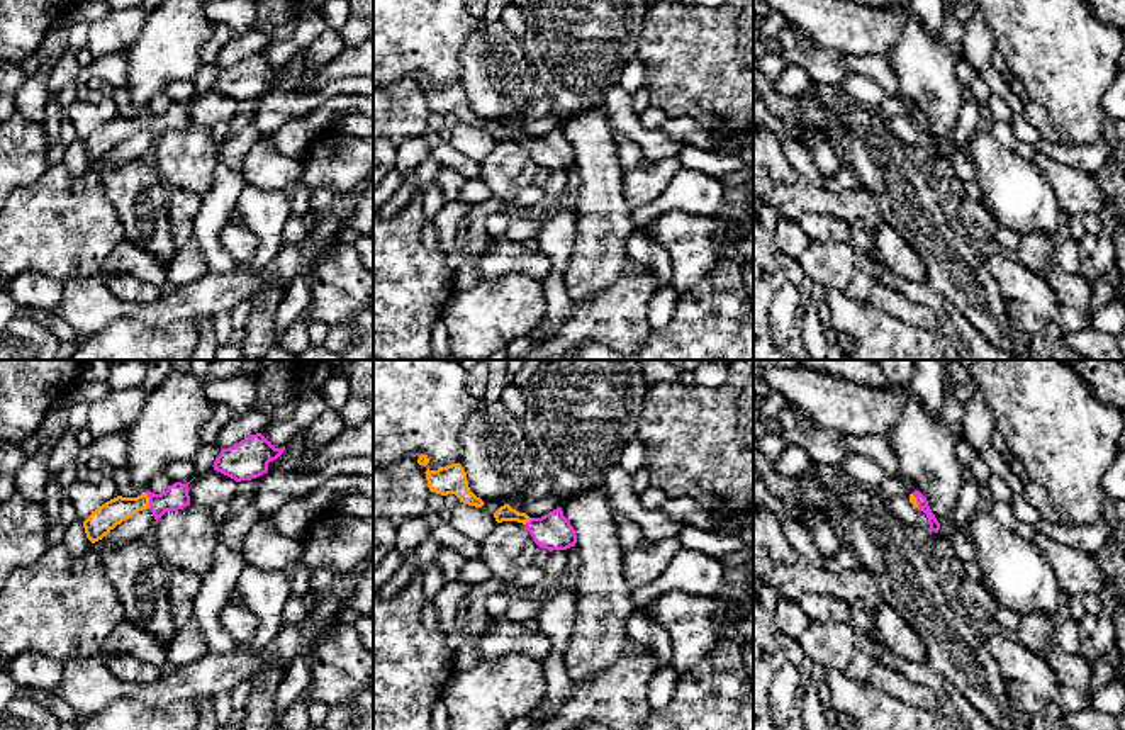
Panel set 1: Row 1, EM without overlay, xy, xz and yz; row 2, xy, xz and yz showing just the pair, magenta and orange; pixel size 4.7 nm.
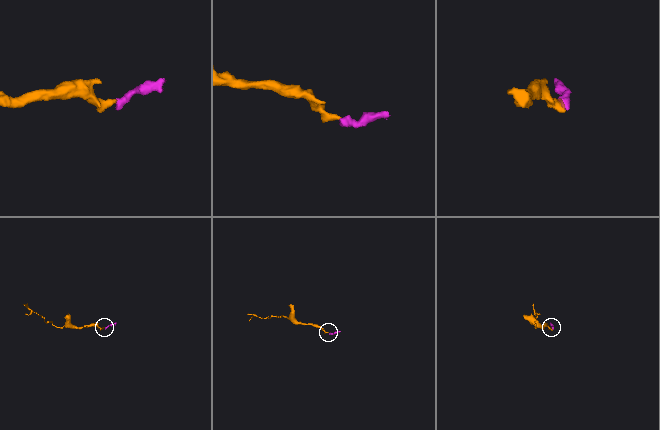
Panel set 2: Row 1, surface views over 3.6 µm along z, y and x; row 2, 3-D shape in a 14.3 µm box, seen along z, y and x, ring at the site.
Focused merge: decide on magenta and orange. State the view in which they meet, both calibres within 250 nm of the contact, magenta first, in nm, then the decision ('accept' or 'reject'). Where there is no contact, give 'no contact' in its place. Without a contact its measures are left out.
meets magenta in xy; 120 nm thick on the magenta side, 120 nm on the other; accept

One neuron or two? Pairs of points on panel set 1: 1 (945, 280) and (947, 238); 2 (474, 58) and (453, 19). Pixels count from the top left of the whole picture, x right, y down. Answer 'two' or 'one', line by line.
1: one
2: two

